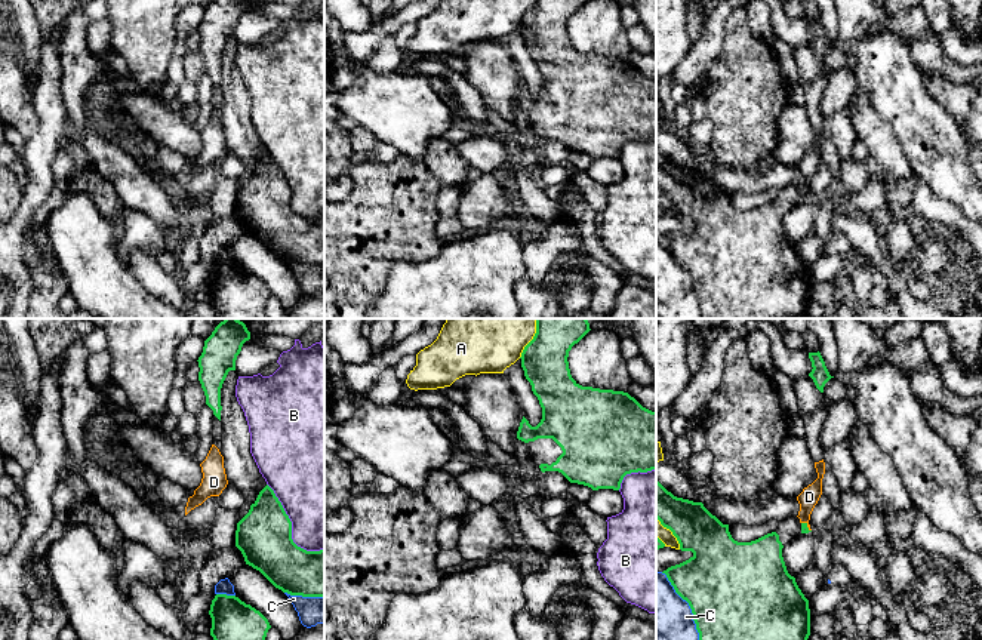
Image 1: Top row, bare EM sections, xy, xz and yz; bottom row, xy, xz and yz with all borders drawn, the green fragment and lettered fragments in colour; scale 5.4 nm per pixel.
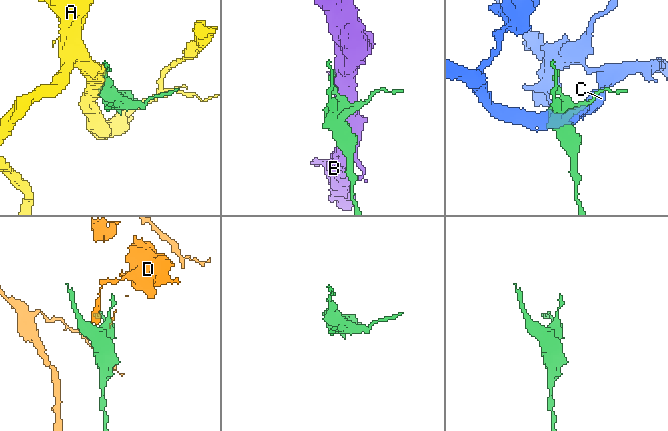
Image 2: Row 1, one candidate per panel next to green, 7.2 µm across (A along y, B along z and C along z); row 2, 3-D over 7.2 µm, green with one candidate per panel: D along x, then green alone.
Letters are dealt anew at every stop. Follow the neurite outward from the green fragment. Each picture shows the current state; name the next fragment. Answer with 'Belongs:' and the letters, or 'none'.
Belongs: none

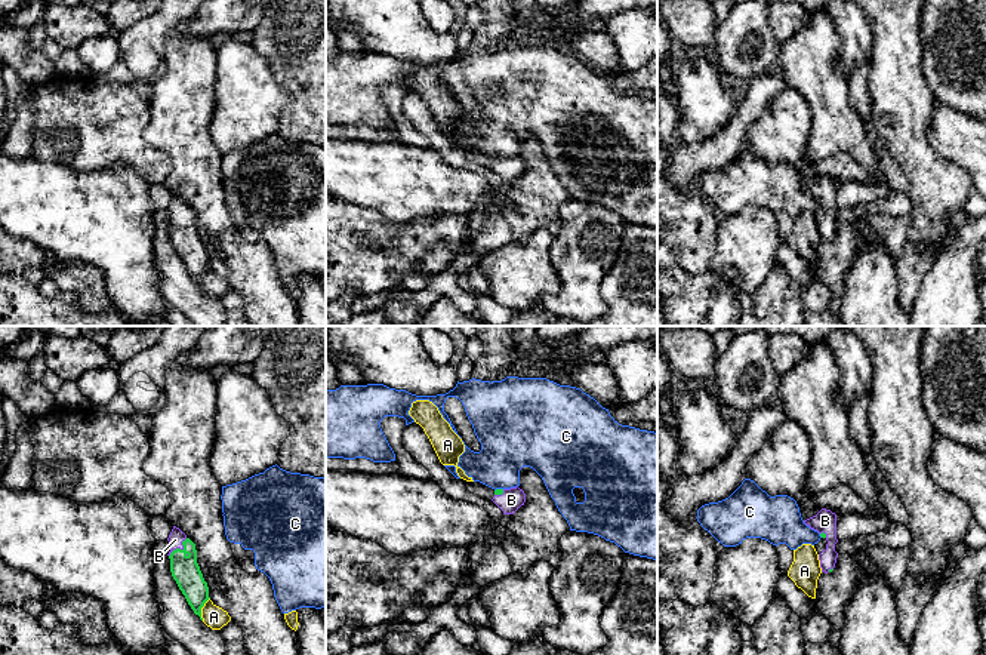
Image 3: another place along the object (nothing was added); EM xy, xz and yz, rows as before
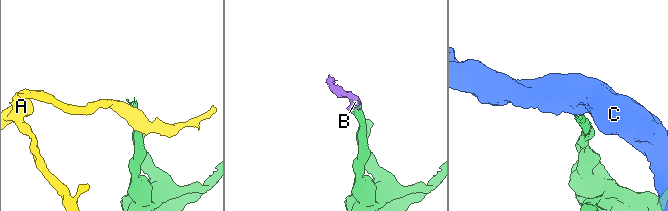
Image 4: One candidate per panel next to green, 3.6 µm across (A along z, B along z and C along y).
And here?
Belongs: B

